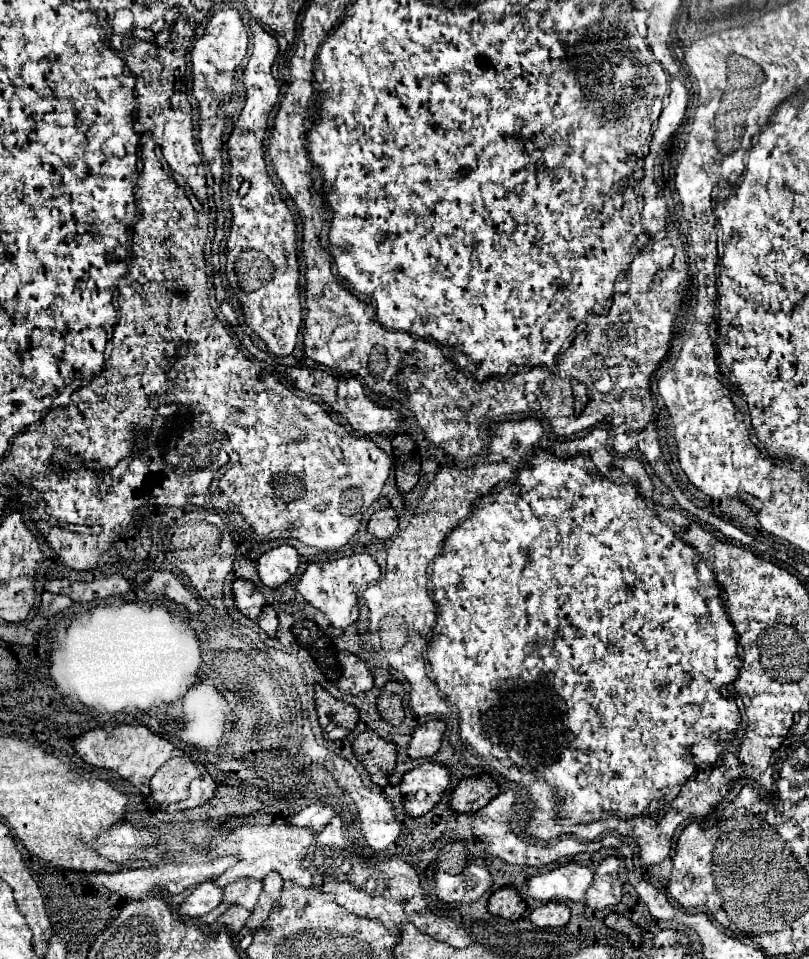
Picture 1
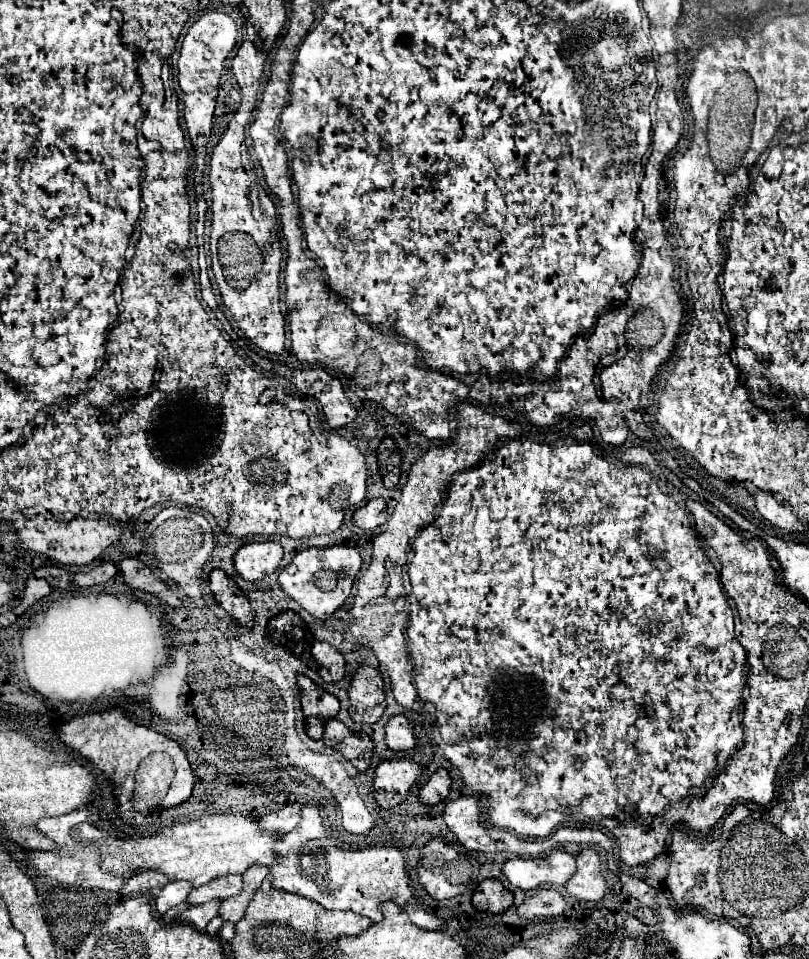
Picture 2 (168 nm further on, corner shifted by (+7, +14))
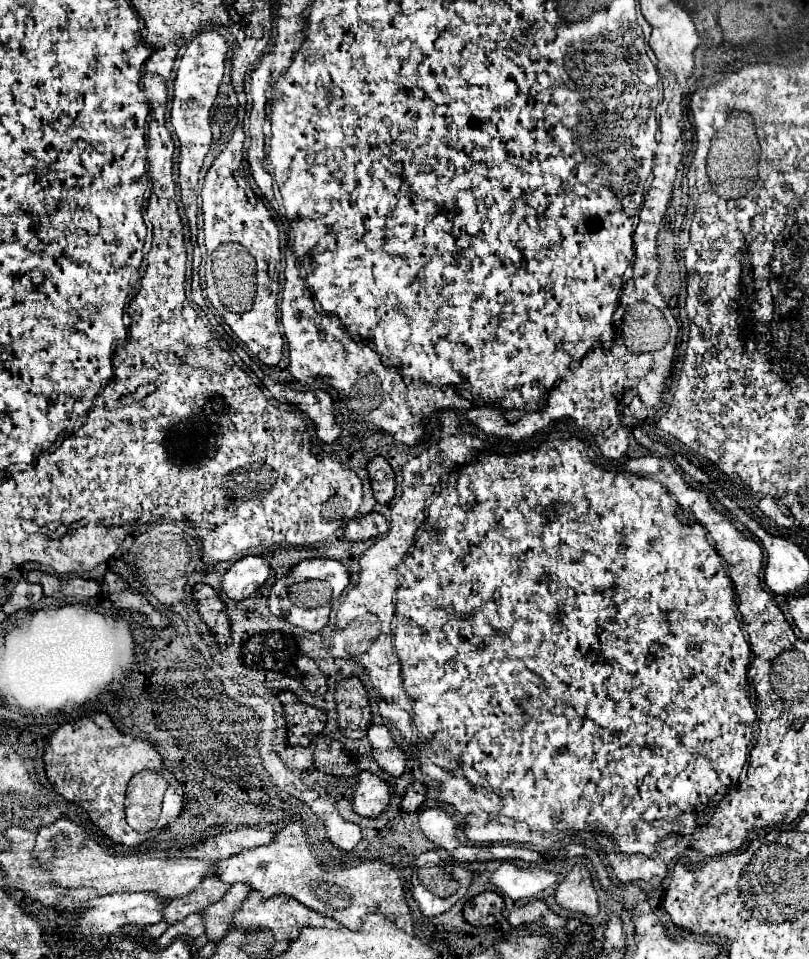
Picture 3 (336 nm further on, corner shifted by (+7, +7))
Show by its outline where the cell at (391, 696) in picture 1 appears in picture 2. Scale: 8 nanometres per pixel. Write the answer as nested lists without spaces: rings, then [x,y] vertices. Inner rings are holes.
[[[363,666],[361,670],[357,670],[349,688],[349,700],[349,714],[353,720],[363,724],[377,722],[387,708],[381,672],[371,666]]]

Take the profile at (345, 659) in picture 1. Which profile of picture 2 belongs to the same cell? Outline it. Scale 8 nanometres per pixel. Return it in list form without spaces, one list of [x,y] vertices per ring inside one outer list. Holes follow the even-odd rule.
[[[315,642],[311,652],[313,652],[315,660],[321,666],[319,668],[319,674],[321,674],[321,678],[325,682],[337,682],[337,680],[341,680],[345,676],[347,664],[345,664],[343,654],[337,648],[333,648],[327,642]]]

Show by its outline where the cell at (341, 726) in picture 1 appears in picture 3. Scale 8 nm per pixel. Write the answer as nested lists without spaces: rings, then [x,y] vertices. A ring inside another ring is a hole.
[[[281,691],[279,701],[285,713],[285,727],[287,727],[287,743],[307,747],[315,741],[319,731],[325,727],[325,713],[301,703],[293,693]]]

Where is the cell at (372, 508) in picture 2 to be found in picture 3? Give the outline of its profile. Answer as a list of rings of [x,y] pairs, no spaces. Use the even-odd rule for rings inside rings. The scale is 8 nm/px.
[[[367,513],[359,519],[349,521],[349,525],[345,527],[345,539],[349,541],[365,541],[377,535],[383,535],[389,529],[389,523],[383,515],[379,513]]]

